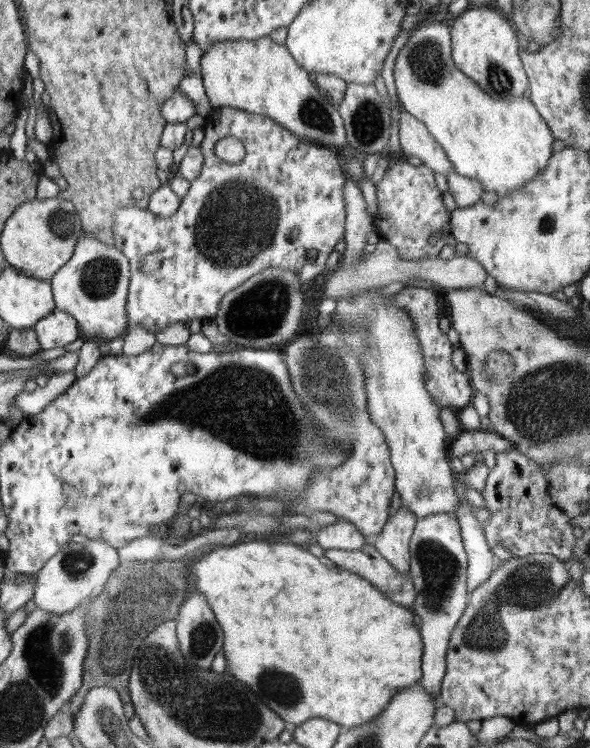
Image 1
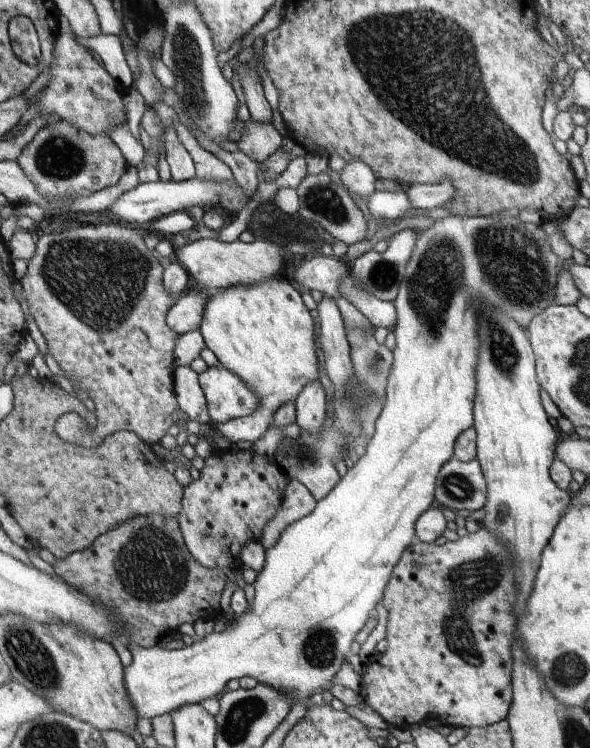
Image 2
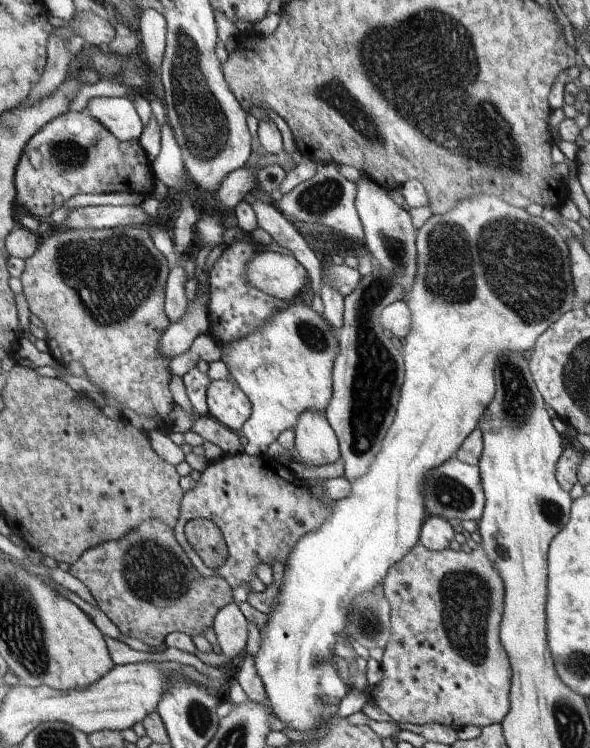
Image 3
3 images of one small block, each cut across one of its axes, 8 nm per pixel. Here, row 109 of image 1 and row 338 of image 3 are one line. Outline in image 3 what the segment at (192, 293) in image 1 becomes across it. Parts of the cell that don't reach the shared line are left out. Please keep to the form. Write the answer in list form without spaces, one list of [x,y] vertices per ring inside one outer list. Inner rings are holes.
[[[237,242],[231,244],[227,248],[221,248],[215,256],[211,266],[207,268],[207,282],[209,282],[209,336],[213,340],[219,340],[223,344],[231,342],[231,340],[239,340],[251,332],[255,332],[257,328],[263,326],[263,322],[267,322],[277,310],[283,310],[287,306],[287,302],[273,298],[257,288],[253,288],[251,284],[247,284],[245,278],[245,266],[251,260],[251,254],[255,252],[255,242],[247,244],[247,242]]]

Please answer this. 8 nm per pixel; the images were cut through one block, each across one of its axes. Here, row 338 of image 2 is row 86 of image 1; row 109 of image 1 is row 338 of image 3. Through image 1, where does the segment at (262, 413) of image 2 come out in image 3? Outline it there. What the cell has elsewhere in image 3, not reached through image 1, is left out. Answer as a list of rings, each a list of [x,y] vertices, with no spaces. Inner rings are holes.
[[[301,300],[287,302],[283,310],[277,310],[267,322],[263,322],[261,328],[255,332],[231,340],[227,344],[215,340],[221,350],[221,360],[225,362],[229,370],[229,378],[239,384],[243,394],[251,400],[251,418],[243,424],[243,428],[237,432],[237,436],[245,438],[245,454],[259,456],[267,452],[267,446],[279,438],[283,430],[295,428],[297,418],[305,410],[321,410],[329,406],[331,400],[331,388],[333,388],[333,360],[339,354],[339,340],[335,336],[335,330],[331,330],[329,324],[325,324],[309,306],[305,306]]]

